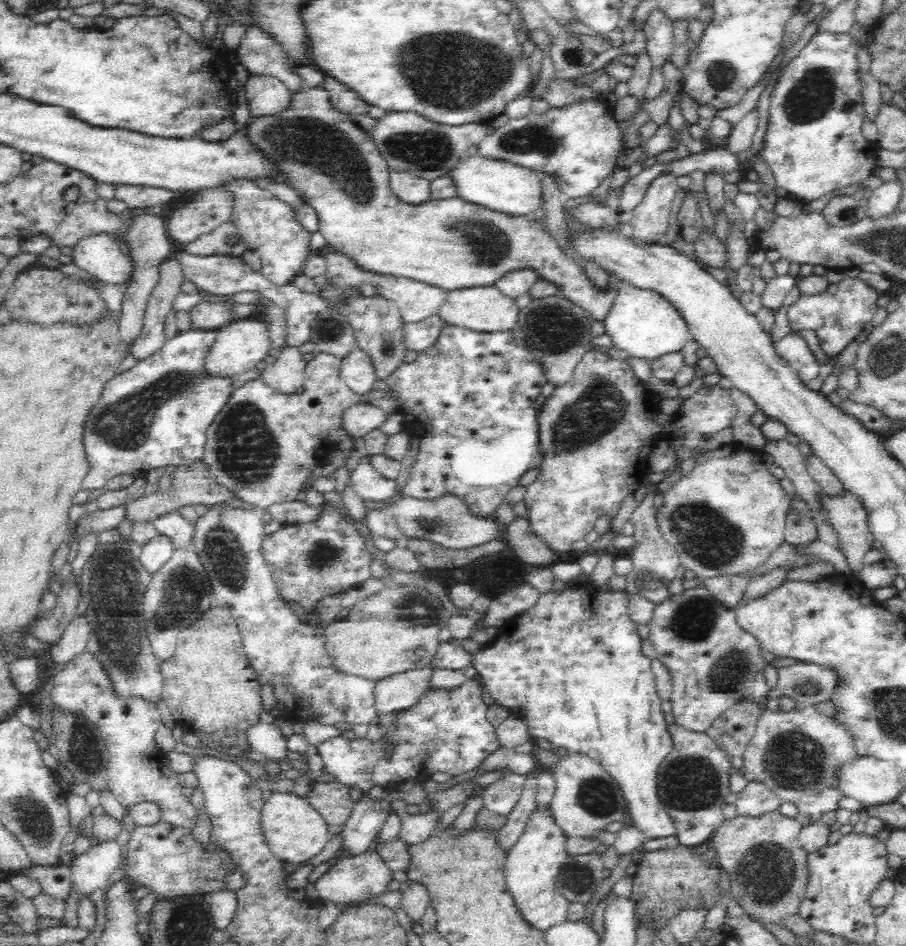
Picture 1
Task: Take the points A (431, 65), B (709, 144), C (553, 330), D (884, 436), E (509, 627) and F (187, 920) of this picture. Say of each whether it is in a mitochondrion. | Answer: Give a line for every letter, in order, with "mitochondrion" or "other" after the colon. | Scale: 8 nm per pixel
A: mitochondrion
B: other
C: mitochondrion
D: other
E: other
F: mitochondrion

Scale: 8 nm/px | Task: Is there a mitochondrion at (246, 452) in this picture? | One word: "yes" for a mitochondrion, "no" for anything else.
yes

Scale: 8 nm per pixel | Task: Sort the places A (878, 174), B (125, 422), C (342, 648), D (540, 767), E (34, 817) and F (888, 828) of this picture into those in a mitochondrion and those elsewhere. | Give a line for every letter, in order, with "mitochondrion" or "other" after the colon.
A: other
B: mitochondrion
C: other
D: other
E: mitochondrion
F: other

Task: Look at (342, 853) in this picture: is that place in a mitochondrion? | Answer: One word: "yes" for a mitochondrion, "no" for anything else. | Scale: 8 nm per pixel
no

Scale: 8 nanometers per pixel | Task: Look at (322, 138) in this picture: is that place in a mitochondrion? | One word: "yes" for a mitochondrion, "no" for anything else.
yes

